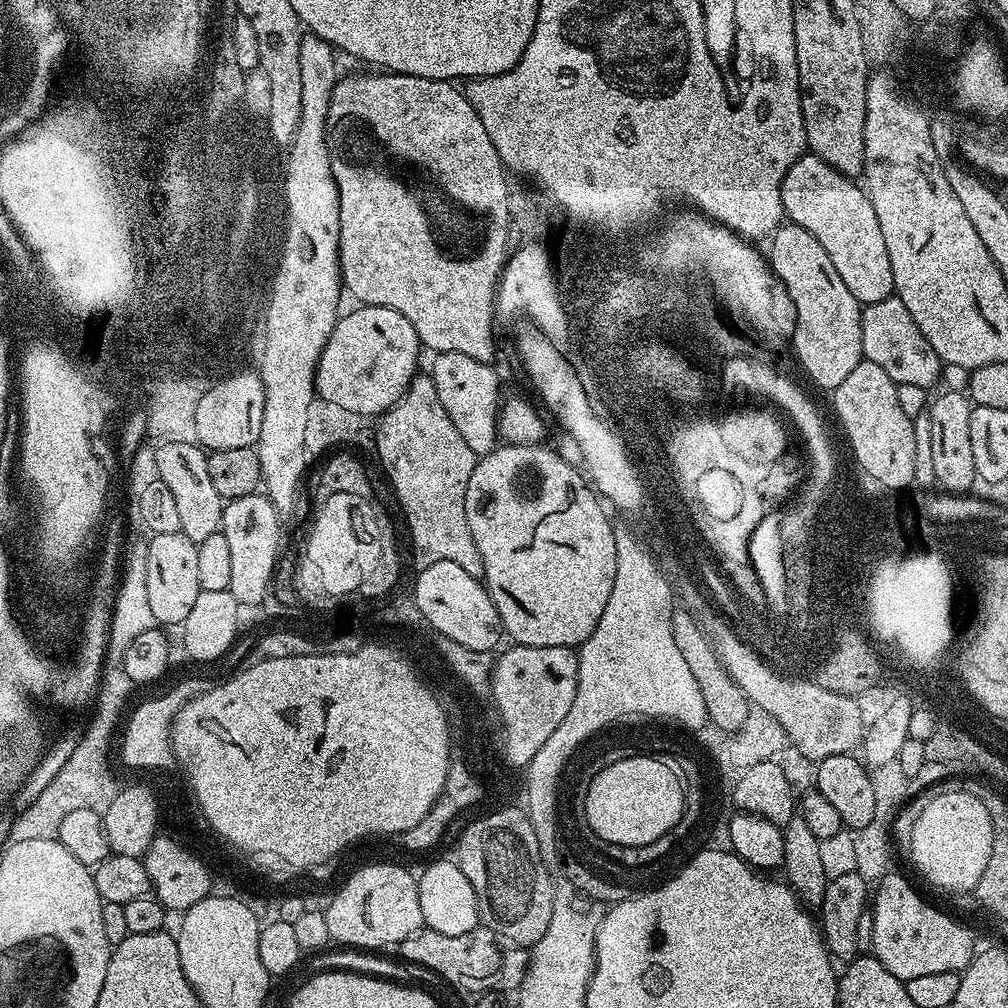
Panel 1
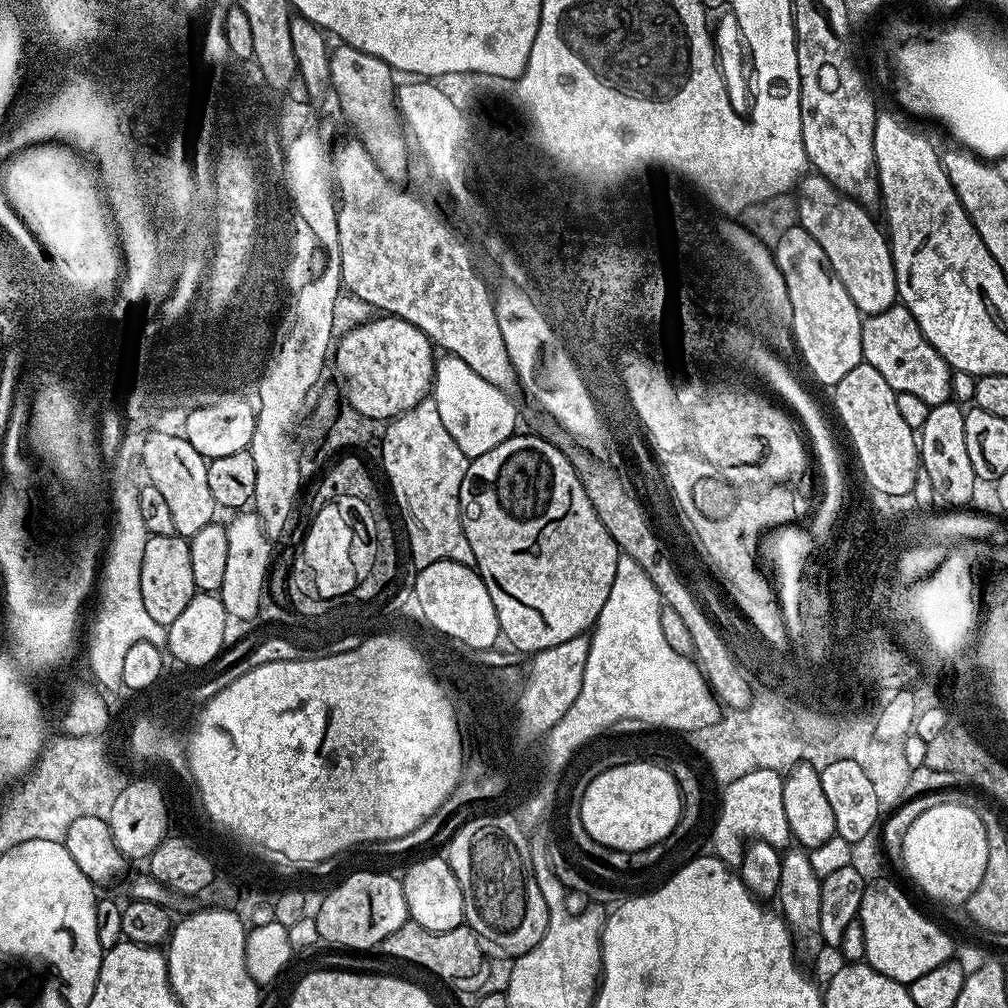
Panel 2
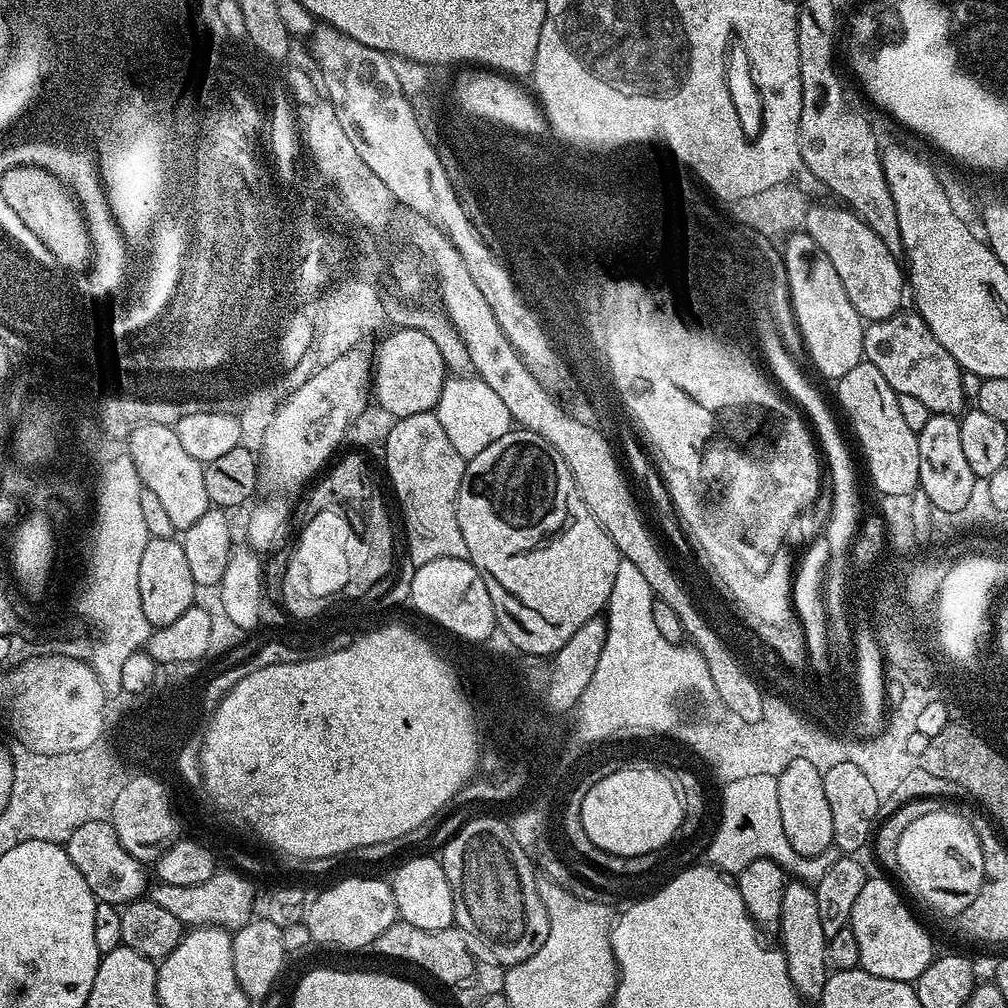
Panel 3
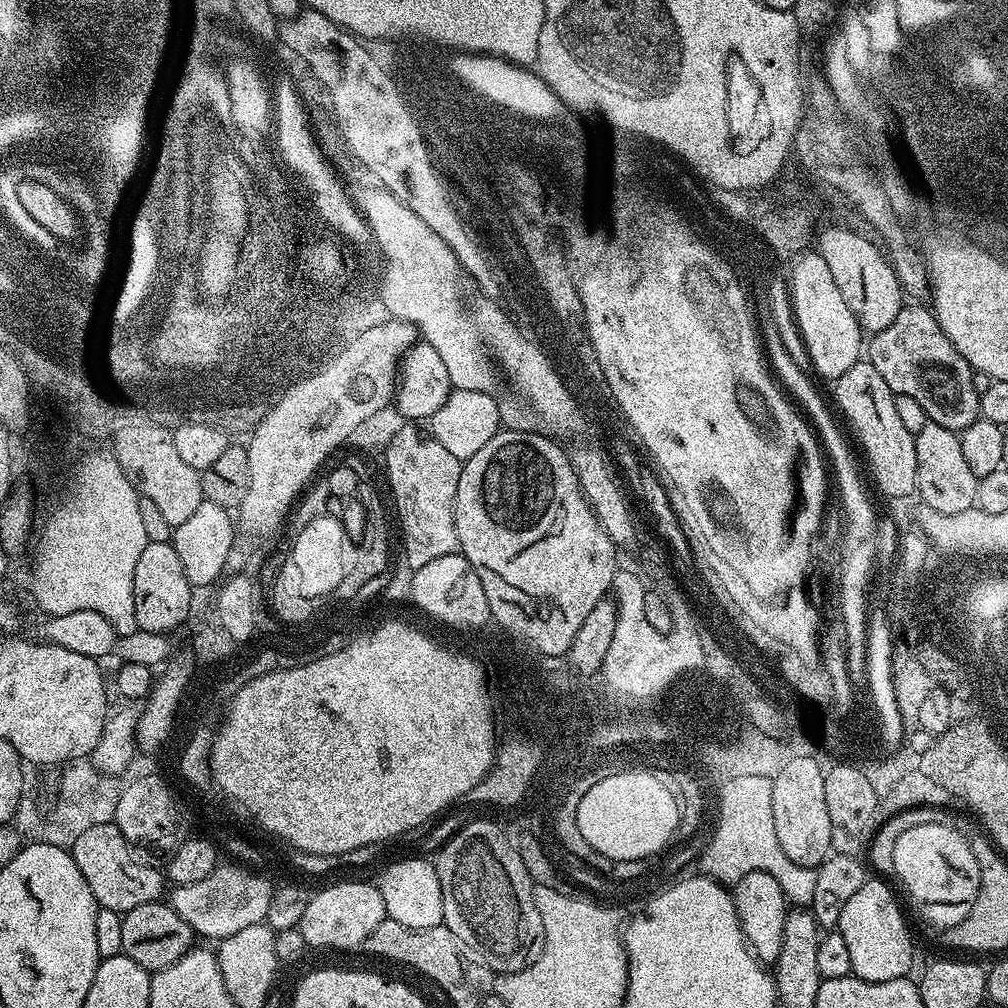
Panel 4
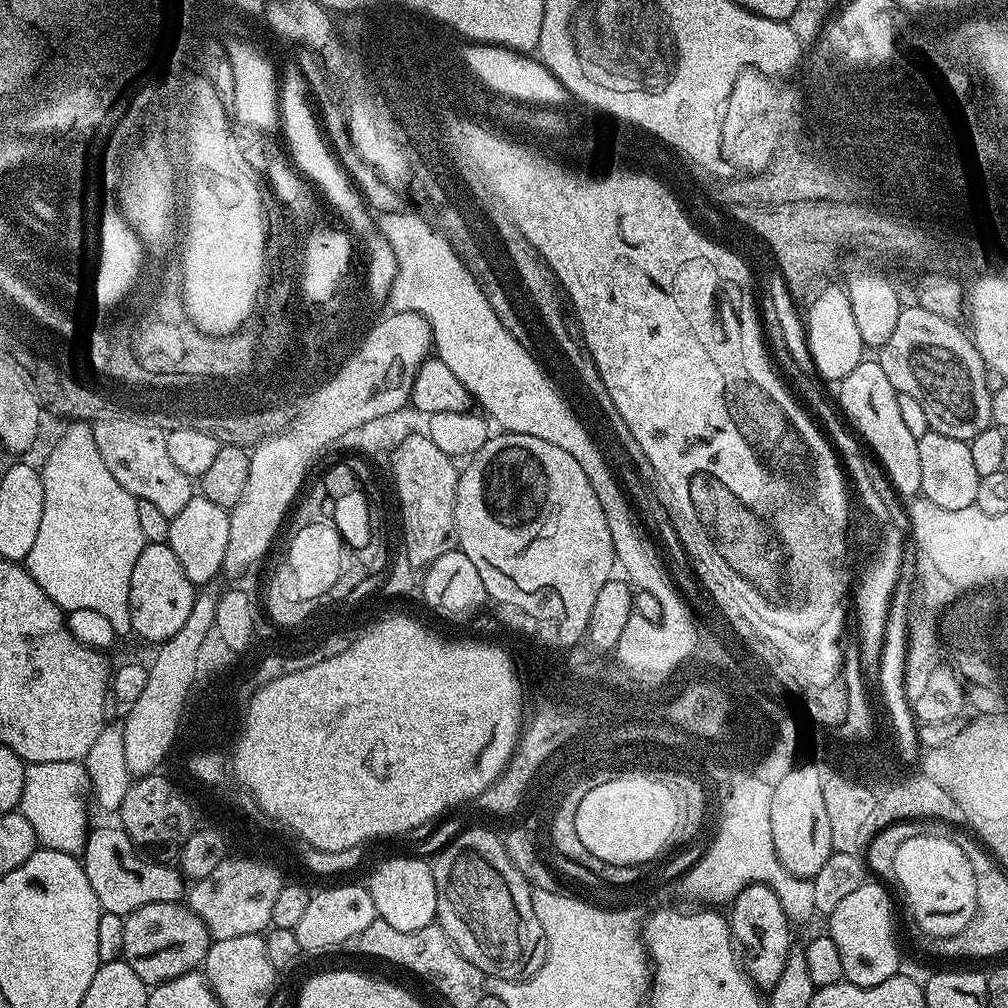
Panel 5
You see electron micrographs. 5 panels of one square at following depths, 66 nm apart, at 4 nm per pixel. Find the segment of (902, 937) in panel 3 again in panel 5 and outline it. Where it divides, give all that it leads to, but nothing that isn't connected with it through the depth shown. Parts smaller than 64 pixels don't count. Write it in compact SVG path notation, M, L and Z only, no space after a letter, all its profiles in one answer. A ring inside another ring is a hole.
M866 882L853 890L848 897L826 917L826 934L838 946L842 957L844 980L854 986L869 988L886 982L897 975L900 968L900 952L896 949L896 932L892 929L892 900L883 883Z

